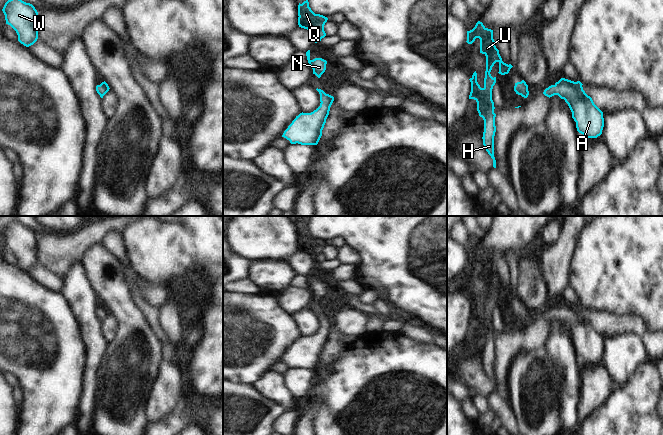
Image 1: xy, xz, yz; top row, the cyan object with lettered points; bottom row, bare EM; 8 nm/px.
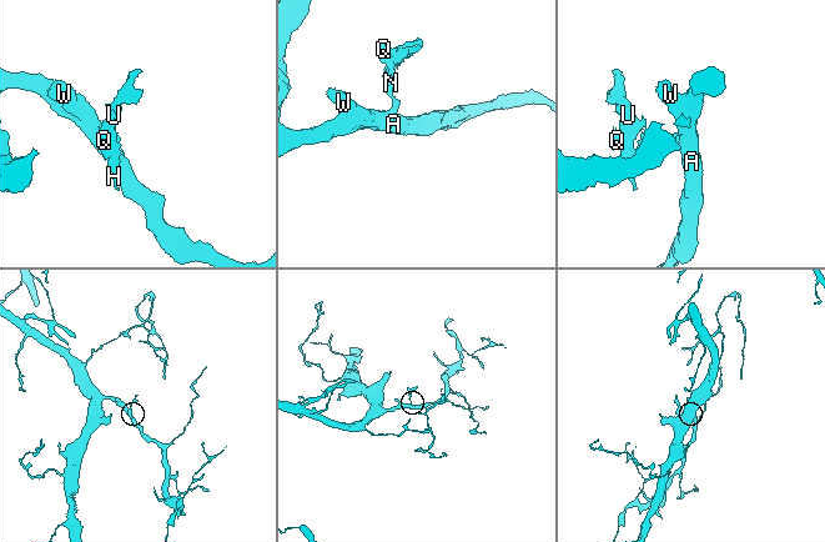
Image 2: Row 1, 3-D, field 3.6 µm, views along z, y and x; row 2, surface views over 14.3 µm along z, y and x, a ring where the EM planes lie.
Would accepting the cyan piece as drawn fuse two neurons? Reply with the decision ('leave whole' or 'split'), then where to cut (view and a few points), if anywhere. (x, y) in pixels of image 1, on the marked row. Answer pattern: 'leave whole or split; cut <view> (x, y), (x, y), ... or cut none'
leave whole; cut none

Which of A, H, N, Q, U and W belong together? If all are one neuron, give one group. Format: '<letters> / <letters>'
A H N Q U W

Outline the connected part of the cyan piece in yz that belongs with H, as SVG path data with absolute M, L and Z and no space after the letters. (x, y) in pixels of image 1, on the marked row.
M478 21L475 27L467 31L467 43L472 44L476 38L480 39L480 53L486 56L486 71L484 78L484 87L481 88L477 82L477 73L473 73L469 79L471 82L471 92L469 99L477 102L477 111L484 120L483 145L488 154L493 159L493 167L496 168L494 157L494 136L496 132L494 113L494 102L492 100L492 89L496 83L496 77L492 77L490 72L496 62L499 63L499 74L508 74L513 67L502 61L499 50L495 46L493 39L493 30L486 28L482 22Z

